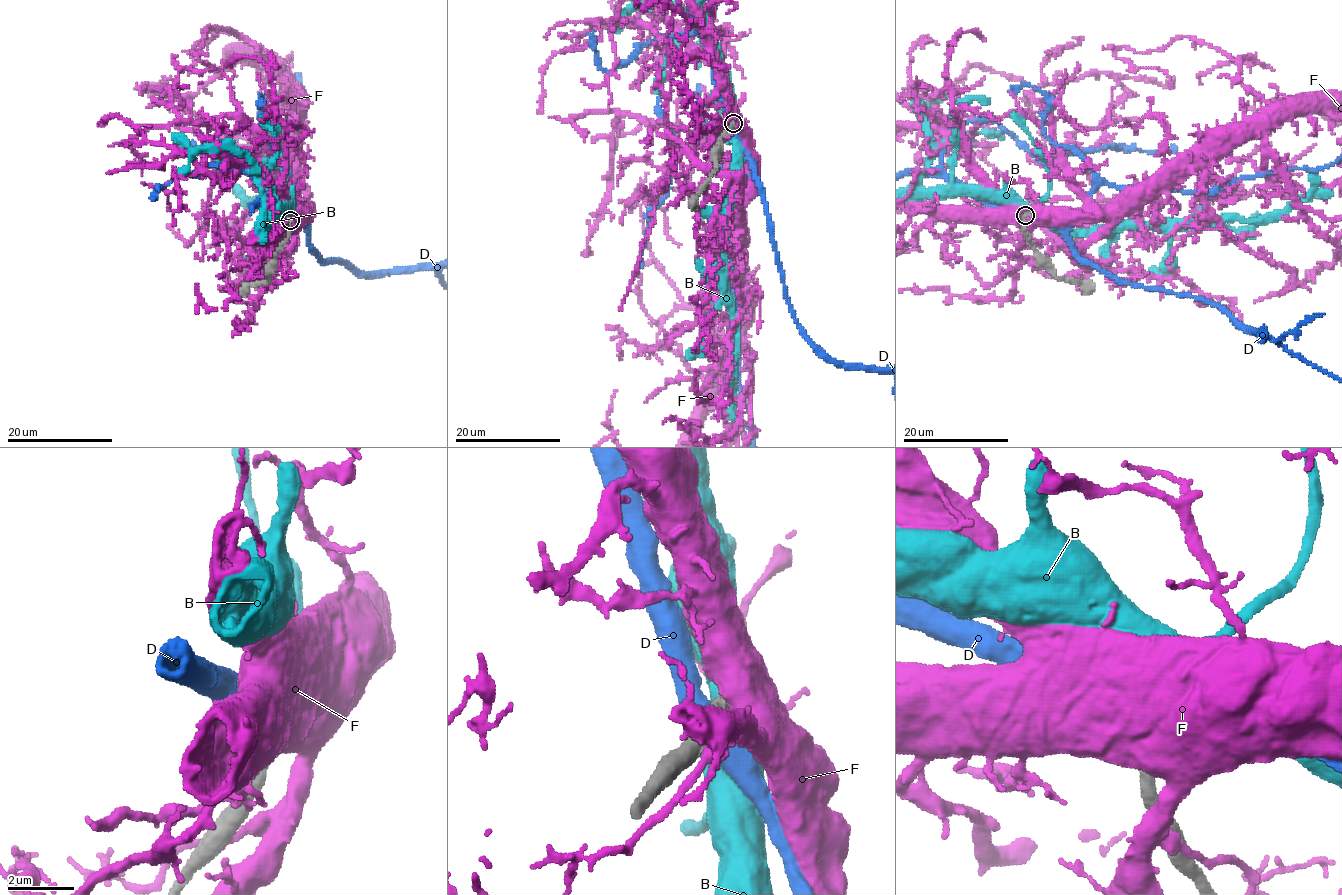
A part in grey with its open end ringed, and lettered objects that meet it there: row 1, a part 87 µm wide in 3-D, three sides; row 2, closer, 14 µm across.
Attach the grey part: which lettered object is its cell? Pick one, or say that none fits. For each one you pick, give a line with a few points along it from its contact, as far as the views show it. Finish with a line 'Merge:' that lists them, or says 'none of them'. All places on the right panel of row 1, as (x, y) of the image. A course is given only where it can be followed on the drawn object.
Merge: B

